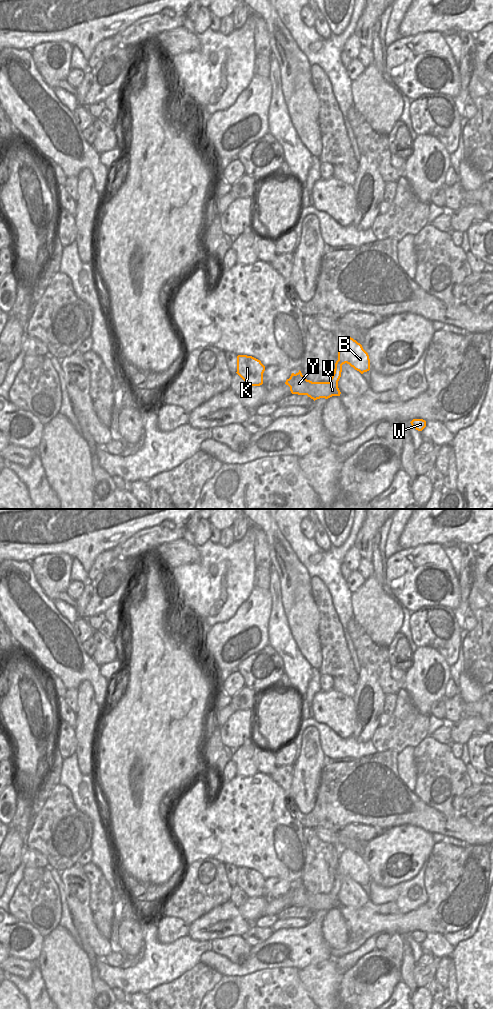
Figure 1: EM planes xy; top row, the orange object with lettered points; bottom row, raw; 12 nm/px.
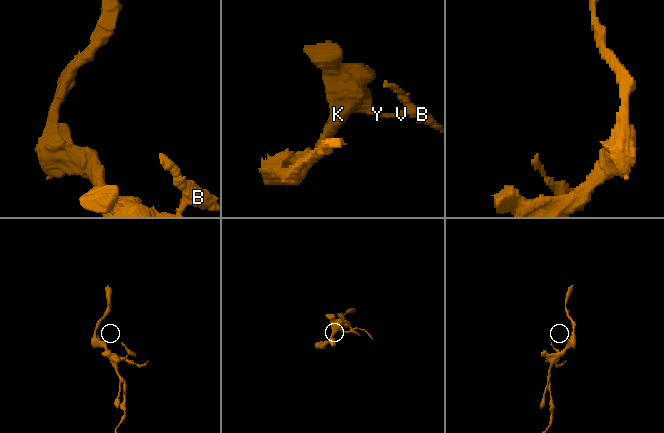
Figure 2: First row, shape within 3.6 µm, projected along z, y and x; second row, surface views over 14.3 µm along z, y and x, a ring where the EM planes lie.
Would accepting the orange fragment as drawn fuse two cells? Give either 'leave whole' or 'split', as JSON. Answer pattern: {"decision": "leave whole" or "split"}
{"decision": "leave whole"}

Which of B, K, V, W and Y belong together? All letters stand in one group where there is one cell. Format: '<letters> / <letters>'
B K V W Y

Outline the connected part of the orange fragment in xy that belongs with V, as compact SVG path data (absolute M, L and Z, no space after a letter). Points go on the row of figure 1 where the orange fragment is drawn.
M349 336L339 338L338 360L329 382L312 382L307 380L299 370L296 374L292 373L285 384L290 387L292 394L307 395L314 401L320 398L328 399L332 396L340 396L338 381L341 377L342 365L345 363L361 374L370 370L368 353L360 343Z

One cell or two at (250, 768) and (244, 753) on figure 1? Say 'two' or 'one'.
one

